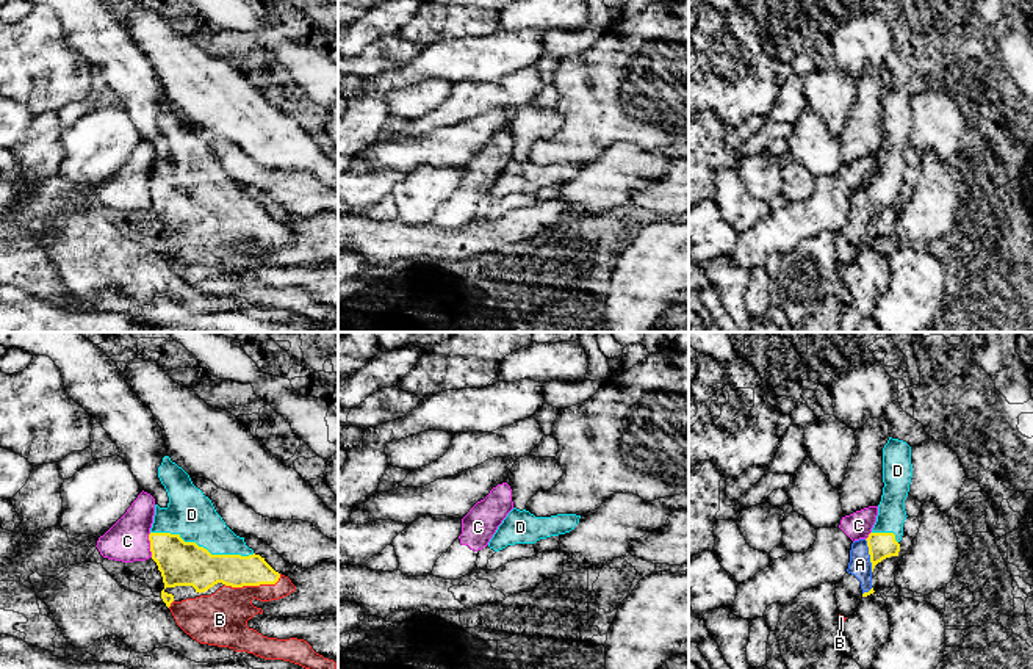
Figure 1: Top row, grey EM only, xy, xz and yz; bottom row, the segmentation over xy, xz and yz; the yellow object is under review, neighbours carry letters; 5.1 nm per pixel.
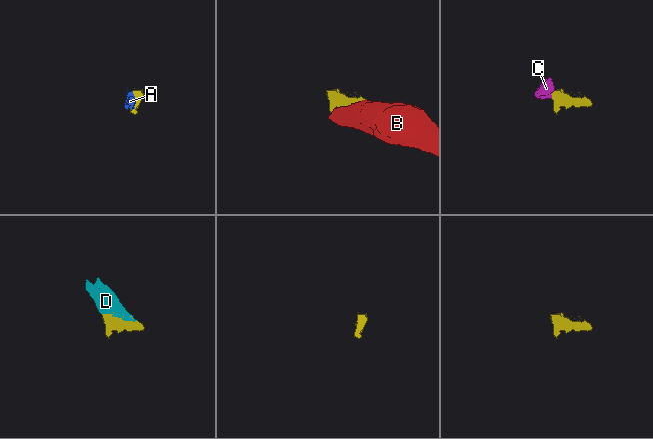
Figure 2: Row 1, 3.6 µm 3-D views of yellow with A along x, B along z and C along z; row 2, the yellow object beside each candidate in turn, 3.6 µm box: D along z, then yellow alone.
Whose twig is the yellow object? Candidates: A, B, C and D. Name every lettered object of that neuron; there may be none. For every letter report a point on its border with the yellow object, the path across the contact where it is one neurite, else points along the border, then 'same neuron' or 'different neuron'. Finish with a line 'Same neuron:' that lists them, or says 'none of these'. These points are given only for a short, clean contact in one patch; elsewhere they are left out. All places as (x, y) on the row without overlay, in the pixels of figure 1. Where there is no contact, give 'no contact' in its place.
A: yz (869, 202) | along yz (864, 188), (872, 220) | different neuron
B: xy (254, 234) | same neuron
C: xy (151, 195) | along xy (149, 182), (152, 206) | different neuron
D: xy (202, 196) | same neuron
Same neuron: B, D

